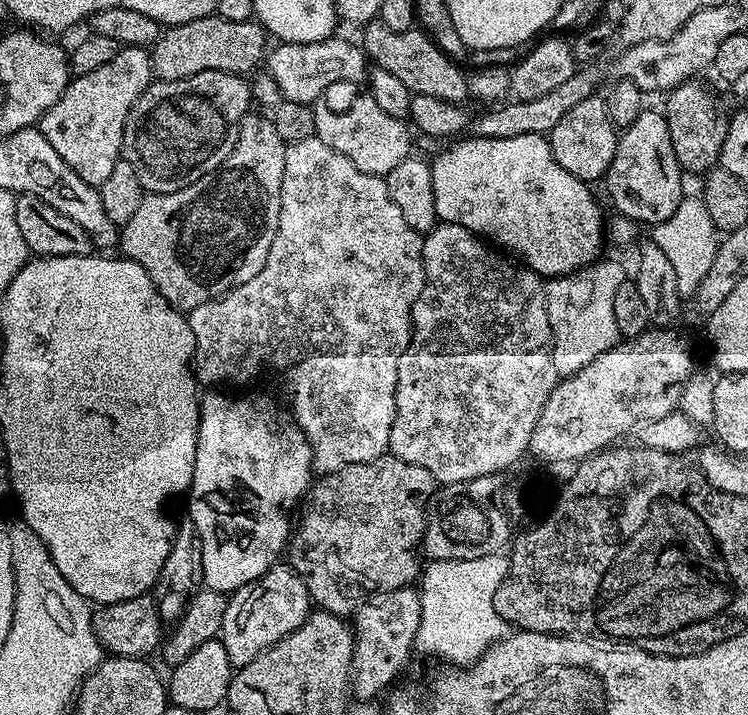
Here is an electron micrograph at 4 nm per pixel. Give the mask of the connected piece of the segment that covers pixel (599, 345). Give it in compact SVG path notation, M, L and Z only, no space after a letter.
M597 259L569 276L557 276L547 281L544 293L557 377L572 376L584 366L590 366L598 354L610 350L621 339L618 322L614 322L614 294L618 286L626 283L626 276L618 261L604 259Z

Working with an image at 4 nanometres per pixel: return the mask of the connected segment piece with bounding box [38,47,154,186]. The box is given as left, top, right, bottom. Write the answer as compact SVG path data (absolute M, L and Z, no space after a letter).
M121 47L106 62L106 66L98 66L98 70L90 70L90 74L85 76L76 76L68 85L68 89L58 98L50 110L41 118L38 125L40 132L58 150L58 154L86 182L94 185L100 185L106 182L106 178L114 166L122 158L122 149L124 147L124 127L128 121L129 114L132 113L133 106L138 102L138 98L146 91L148 85L153 83L152 57L149 49L146 48L126 48Z

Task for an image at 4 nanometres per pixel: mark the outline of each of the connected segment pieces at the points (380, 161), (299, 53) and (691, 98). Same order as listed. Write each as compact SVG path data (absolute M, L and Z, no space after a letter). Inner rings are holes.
M371 94L358 97L349 108L344 108L341 112L335 112L330 105L324 103L317 103L313 107L316 137L326 142L326 146L338 150L338 154L350 158L350 162L354 162L358 170L387 177L388 172L394 170L394 166L398 166L398 162L402 162L413 151L413 133L409 125L404 120L386 114L386 110L382 110L382 106L374 102Z
M329 38L322 42L306 42L305 44L277 43L267 53L267 75L278 82L281 95L285 101L311 105L319 101L327 88L340 84L343 80L360 80L364 76L366 57L363 47L351 44L348 40ZM276 48L276 49L275 49ZM320 96L320 97L319 97Z
M693 78L667 93L666 115L670 126L670 142L674 142L674 154L685 173L707 174L720 163L722 142L726 138L729 117L720 113L716 96L699 79Z

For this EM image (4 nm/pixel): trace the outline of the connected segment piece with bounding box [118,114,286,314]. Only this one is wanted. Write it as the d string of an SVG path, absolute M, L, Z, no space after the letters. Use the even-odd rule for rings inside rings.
M255 114L244 116L238 130L236 145L226 158L226 162L222 162L210 174L206 174L201 180L186 186L182 190L177 192L153 192L145 195L142 206L138 206L134 218L130 218L130 222L126 222L120 228L119 251L124 251L121 253L127 259L133 260L135 264L142 266L142 270L146 270L146 274L150 274L150 278L162 294L162 298L166 298L168 305L178 309L179 312L185 314L193 312L195 308L202 306L207 300L217 300L218 297L225 296L231 288L242 286L242 282L250 282L250 278L254 278L254 274L258 274L258 270L262 270L262 266L266 266L266 258L270 254L274 234L278 230L278 214L282 206L282 170L285 166L286 143L282 135L278 134L278 130L275 129L274 120L268 116L255 116Z

